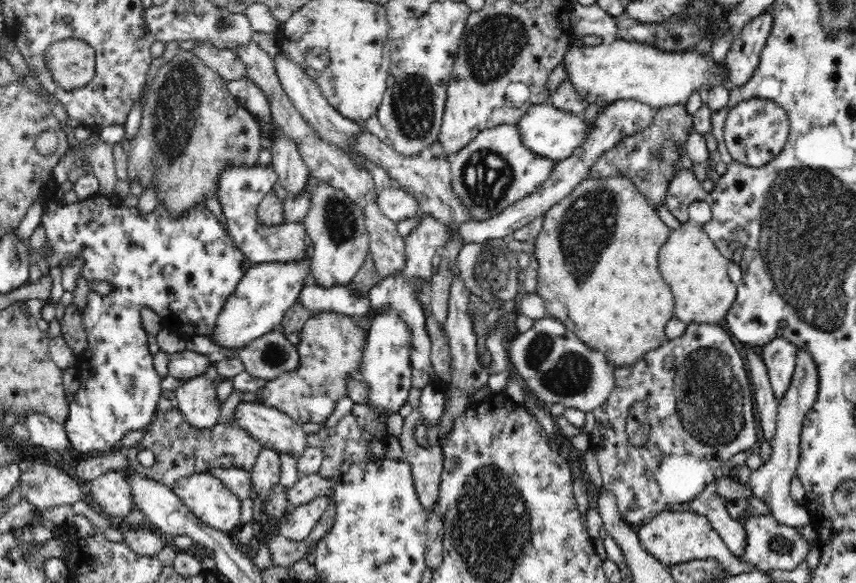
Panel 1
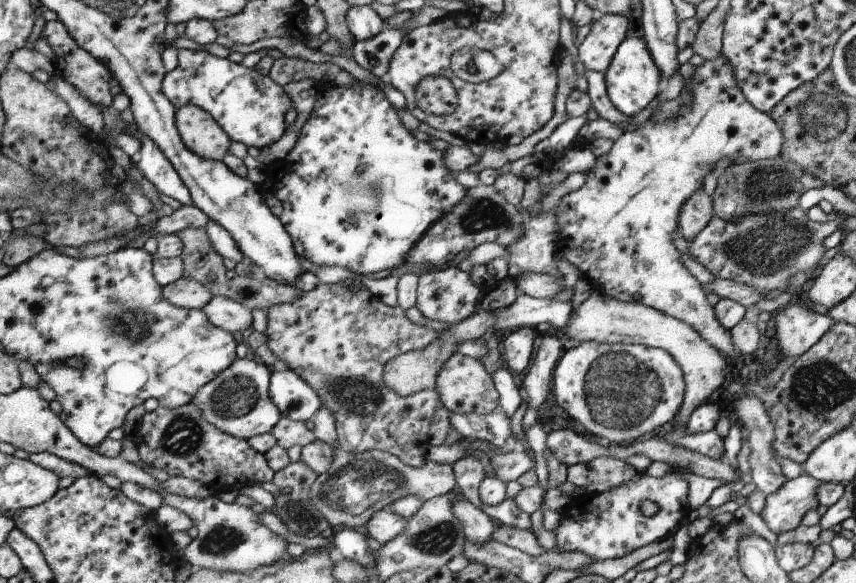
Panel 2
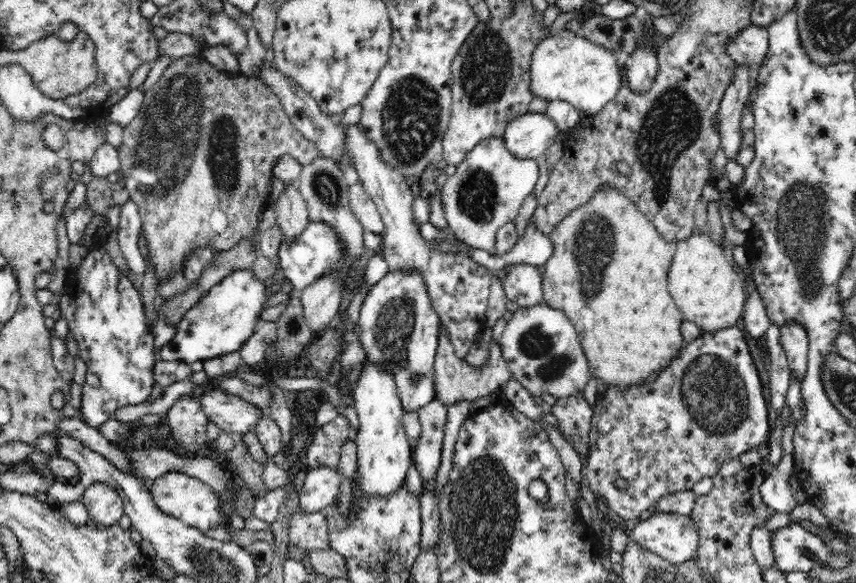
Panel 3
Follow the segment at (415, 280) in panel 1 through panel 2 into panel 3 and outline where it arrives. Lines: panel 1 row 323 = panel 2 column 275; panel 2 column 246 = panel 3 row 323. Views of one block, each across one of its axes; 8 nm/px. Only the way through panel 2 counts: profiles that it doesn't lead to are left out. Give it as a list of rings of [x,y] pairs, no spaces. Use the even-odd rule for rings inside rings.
[[[390,272],[373,284],[365,294],[360,307],[359,321],[361,333],[359,340],[366,351],[366,358],[374,365],[382,365],[382,369],[394,377],[400,401],[405,412],[418,412],[422,406],[436,398],[434,385],[434,363],[440,341],[441,331],[438,313],[426,292],[426,282],[422,281],[422,273]]]

